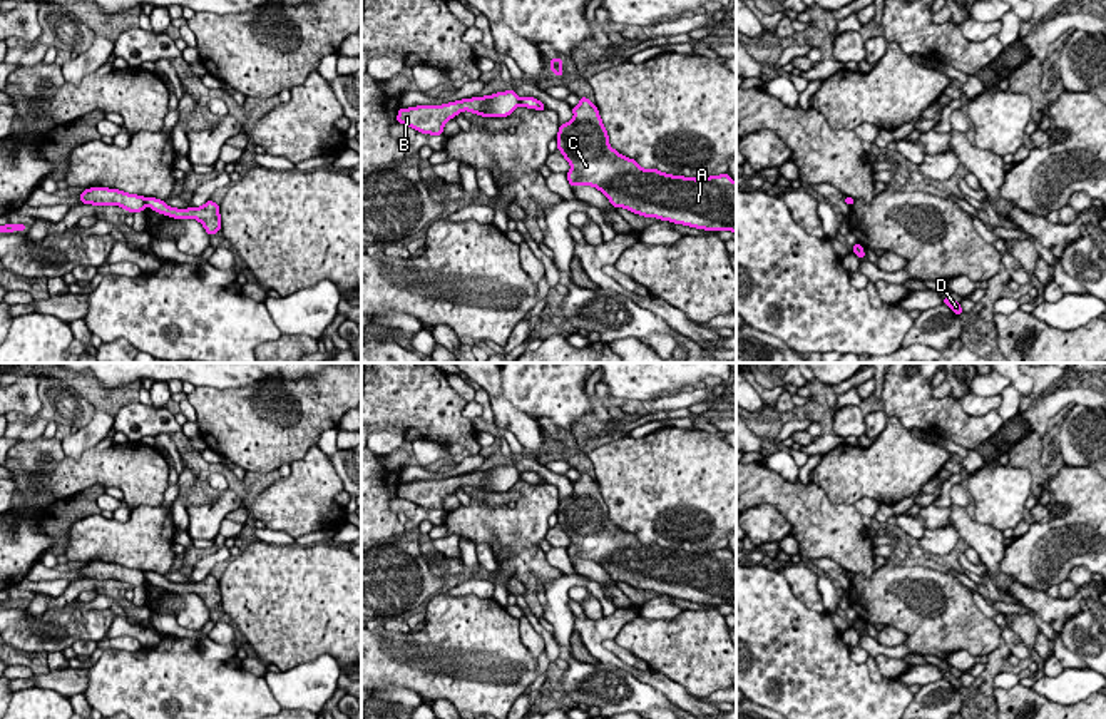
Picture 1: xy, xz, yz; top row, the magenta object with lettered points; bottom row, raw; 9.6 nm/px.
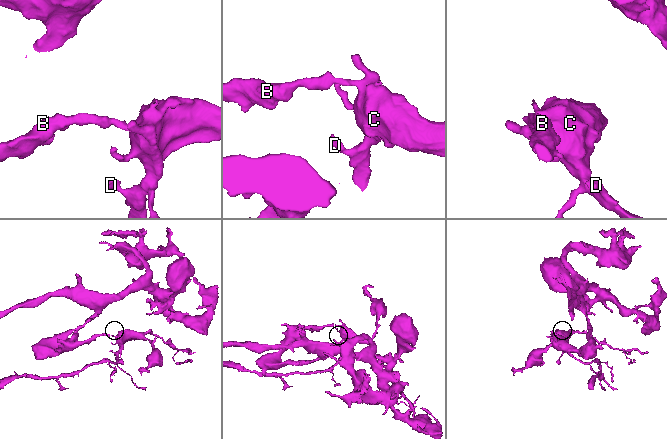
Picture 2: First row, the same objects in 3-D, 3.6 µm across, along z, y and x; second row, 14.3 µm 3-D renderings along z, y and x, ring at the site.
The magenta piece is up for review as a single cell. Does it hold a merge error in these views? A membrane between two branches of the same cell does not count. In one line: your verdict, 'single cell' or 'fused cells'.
fused cells

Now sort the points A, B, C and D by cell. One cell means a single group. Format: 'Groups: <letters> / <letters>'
Groups: A C D / B

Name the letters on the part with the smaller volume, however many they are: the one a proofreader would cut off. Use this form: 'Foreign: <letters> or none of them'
Foreign: A, C, D

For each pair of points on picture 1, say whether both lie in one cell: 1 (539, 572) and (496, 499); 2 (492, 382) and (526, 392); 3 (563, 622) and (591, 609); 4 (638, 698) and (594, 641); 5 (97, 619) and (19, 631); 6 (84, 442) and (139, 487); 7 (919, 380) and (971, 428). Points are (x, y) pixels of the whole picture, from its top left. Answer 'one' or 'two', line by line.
1: two
2: two
3: two
4: two
5: one
6: two
7: one

